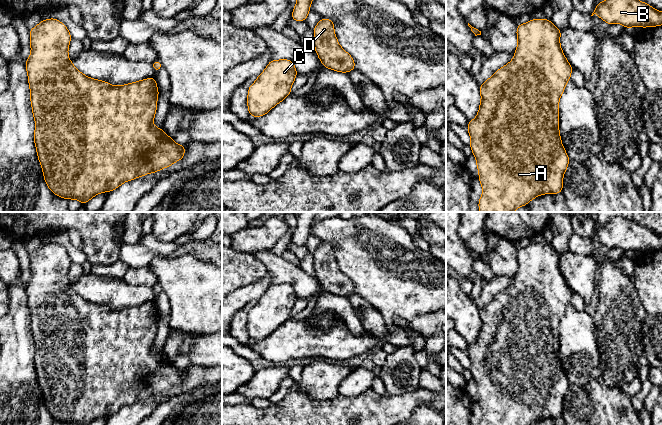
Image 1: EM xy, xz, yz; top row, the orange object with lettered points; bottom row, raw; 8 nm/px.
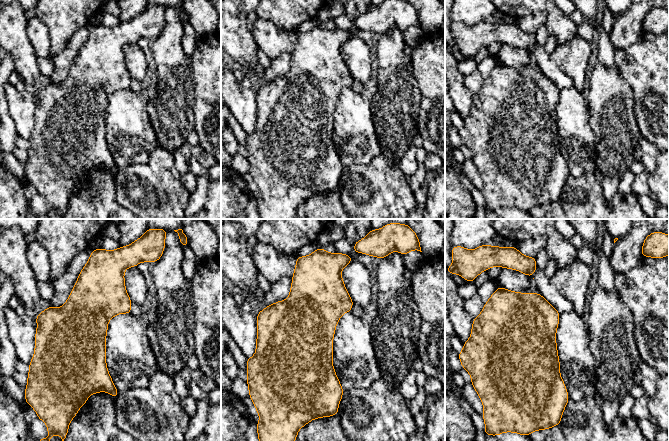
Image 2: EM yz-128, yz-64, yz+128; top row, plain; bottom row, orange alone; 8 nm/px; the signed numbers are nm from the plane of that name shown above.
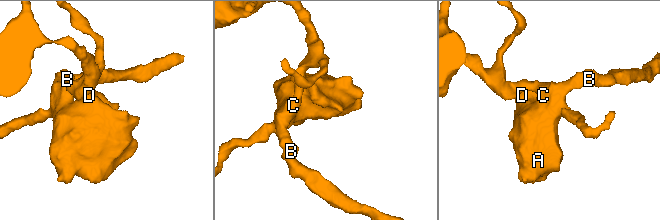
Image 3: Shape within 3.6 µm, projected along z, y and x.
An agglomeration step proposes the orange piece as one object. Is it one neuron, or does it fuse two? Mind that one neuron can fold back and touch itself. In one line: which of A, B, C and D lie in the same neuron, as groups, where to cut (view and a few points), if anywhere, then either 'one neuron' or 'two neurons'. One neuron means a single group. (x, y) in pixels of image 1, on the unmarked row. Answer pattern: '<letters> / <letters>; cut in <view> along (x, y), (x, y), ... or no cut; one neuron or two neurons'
A B C D; no cut; one neuron

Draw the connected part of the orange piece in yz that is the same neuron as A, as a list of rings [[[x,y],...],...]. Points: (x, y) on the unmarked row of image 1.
[[[546,242],[518,248],[516,257],[518,269],[513,284],[480,309],[479,335],[474,344],[468,345],[470,372],[483,412],[479,425],[531,425],[540,419],[561,417],[563,398],[570,386],[559,357],[559,322],[573,291],[560,270],[561,254]]]

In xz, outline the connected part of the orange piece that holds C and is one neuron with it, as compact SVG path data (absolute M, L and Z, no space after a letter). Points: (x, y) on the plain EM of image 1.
M271 284L248 312L247 329L250 340L264 340L290 319L291 310L297 298L292 285Z

